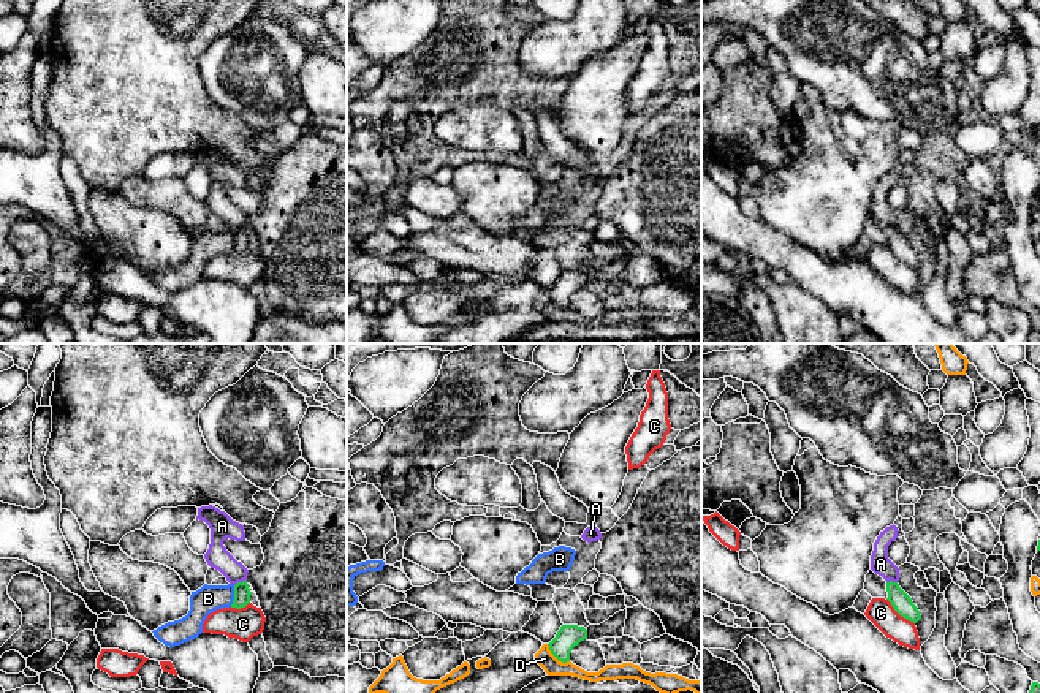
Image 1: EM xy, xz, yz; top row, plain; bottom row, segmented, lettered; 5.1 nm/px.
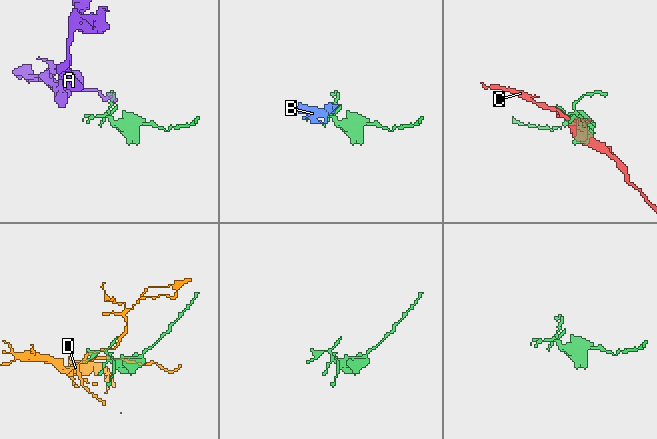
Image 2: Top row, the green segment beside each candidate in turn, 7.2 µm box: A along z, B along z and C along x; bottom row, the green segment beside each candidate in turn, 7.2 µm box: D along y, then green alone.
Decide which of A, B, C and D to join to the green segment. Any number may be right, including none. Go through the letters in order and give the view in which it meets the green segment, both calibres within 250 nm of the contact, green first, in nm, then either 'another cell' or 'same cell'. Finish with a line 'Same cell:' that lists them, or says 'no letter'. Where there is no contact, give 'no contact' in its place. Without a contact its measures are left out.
A: xy | 80/120 nm | another cell
B: xy | 80/140 nm | another cell
C: yz | 100/140 nm | another cell
D: xz | 120/90 nm | another cell
Same cell: no letter

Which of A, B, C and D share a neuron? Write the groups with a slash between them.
A / B / C / D

